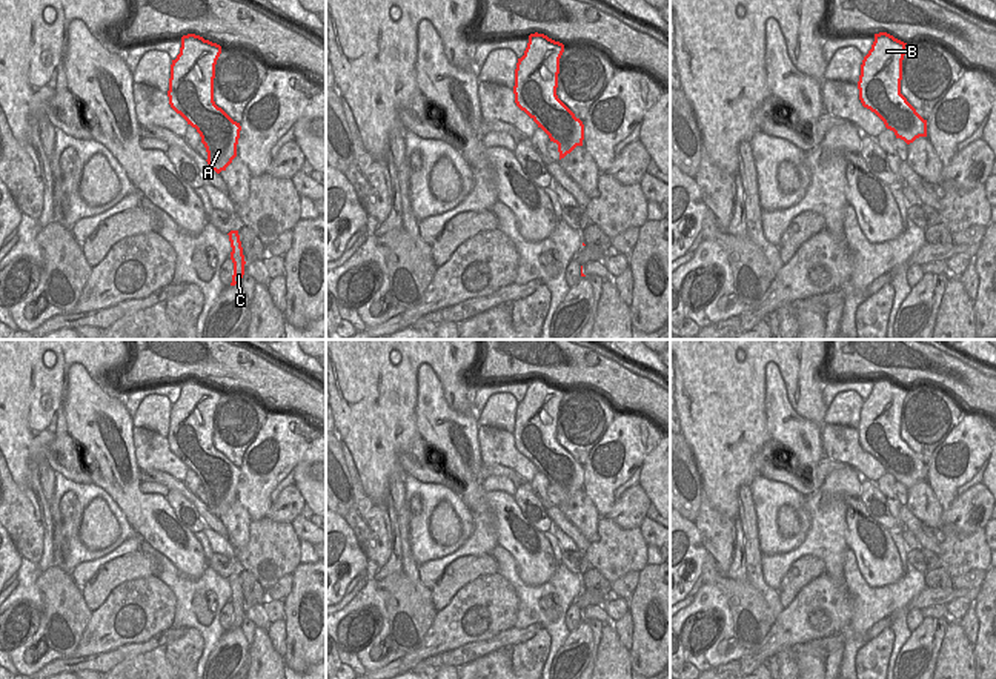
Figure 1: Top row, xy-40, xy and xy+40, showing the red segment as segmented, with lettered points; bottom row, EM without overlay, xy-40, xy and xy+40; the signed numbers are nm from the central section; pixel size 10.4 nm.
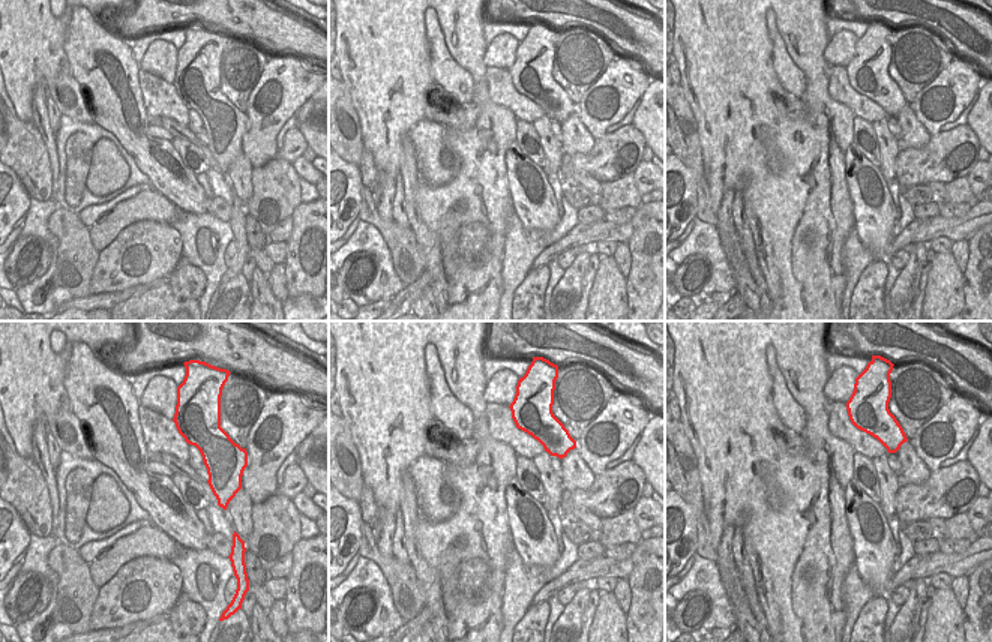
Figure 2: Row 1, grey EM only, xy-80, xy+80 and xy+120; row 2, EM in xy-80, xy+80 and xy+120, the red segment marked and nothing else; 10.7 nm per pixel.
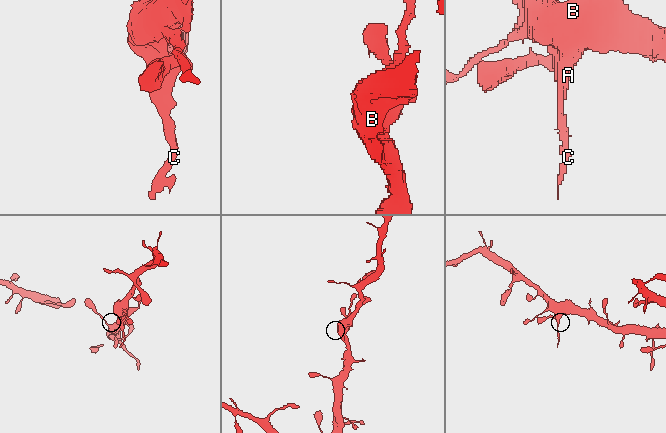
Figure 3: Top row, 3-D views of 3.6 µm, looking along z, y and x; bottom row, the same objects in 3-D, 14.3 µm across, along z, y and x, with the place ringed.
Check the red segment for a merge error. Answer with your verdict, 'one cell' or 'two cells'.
two cells

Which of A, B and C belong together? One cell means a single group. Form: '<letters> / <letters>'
A C / B

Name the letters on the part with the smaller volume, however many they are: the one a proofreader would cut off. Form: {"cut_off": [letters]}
{"cut_off": ["A", "C"]}

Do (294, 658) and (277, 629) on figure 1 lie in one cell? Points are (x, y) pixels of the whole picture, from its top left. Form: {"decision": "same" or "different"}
{"decision": "different"}

